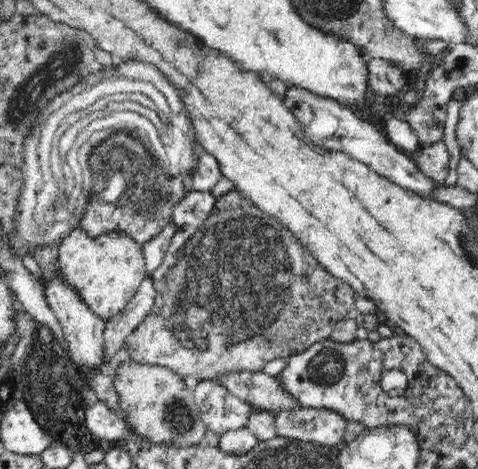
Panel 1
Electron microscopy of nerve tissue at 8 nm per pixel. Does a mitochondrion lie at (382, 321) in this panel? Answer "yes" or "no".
no

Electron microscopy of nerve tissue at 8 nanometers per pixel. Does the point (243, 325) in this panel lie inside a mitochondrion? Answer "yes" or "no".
yes

